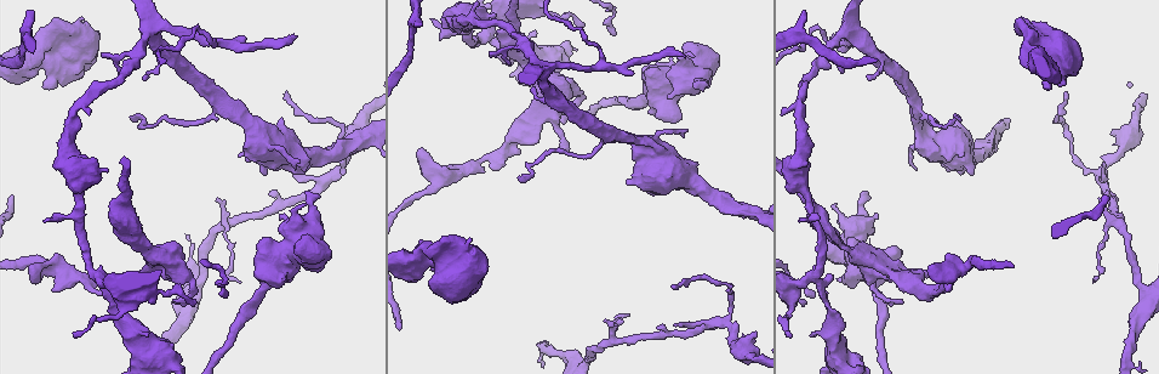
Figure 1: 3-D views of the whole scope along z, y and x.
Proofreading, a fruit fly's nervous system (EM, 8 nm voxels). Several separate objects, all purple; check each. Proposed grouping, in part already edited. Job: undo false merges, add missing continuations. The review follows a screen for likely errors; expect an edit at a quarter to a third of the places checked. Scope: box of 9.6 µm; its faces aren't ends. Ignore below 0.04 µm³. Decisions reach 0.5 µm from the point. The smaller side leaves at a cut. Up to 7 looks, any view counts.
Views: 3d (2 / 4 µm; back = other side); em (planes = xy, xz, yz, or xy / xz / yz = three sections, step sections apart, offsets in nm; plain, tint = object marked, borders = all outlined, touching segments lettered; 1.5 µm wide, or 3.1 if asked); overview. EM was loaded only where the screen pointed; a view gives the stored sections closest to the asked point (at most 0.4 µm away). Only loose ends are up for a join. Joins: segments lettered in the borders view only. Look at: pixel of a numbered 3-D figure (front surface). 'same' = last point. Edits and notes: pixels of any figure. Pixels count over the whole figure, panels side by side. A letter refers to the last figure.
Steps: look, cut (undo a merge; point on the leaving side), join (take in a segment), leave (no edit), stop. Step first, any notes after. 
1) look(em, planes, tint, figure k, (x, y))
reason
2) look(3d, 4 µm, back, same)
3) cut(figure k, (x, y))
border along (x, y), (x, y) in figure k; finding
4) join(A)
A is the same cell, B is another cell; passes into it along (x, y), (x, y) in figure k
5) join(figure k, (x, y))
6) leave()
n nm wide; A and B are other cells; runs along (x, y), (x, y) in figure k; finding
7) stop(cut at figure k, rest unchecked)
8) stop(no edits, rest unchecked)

look(3d, 2 µm, figure 1, (42, 88))
free end

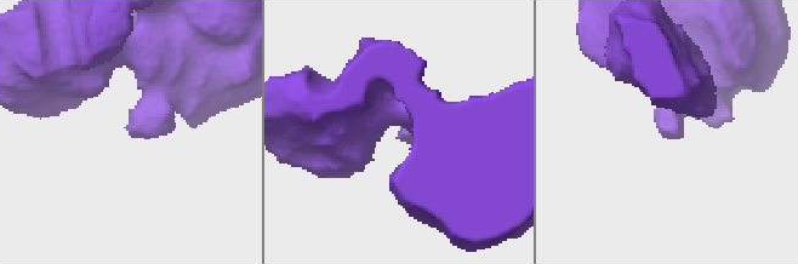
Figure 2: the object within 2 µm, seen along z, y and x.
look(em, planes, borders, figure 2, (678, 131))

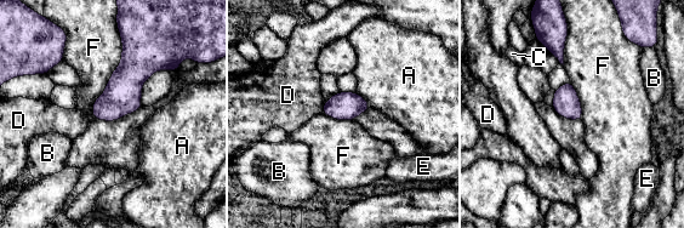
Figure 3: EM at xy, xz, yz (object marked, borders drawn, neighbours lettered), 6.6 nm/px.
leave()
180 nm wide; A, B, C, D, E and F are other cells; border along (119, 29), (121, 61), (93, 118) in figure 3; none of them fits

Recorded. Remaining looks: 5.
look(3d, 4 µm, figure 1, (814, 278))
three-way junction

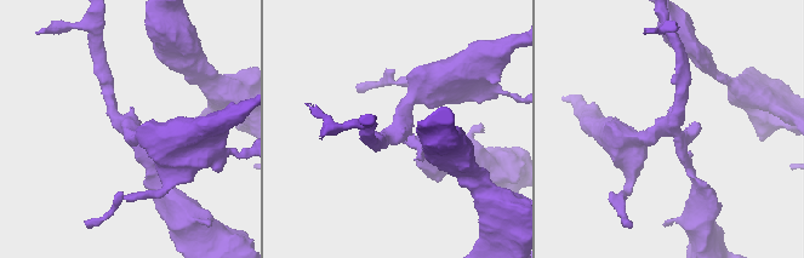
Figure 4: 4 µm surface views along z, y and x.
look(em, planes, borders, figure 4, (672, 122))
3 arms; need the tissue

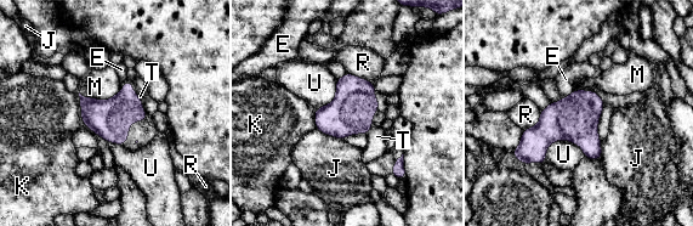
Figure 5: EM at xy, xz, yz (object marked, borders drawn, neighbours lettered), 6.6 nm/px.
leave()
260 nm wide; M touches over 280 nm; E, J, K, M, R, T and U are other cells; one neuron here

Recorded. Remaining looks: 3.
look(em, xz, step 4, tint, figure 1, (481, 160))
thin neck

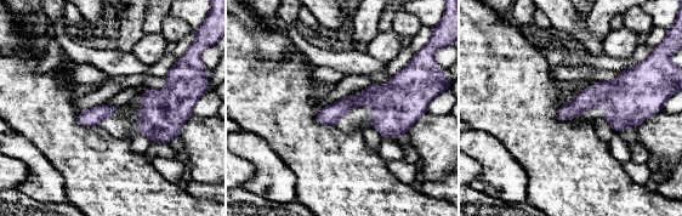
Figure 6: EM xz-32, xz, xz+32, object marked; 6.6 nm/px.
look(em, planes, borders, same)

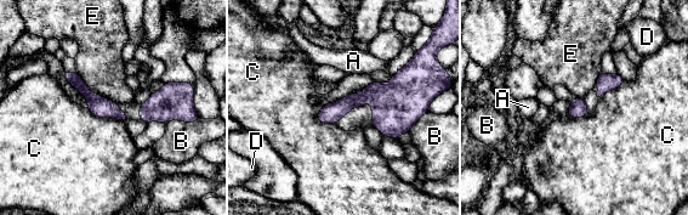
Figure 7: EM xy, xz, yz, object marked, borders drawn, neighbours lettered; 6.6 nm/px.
leave()
A, B, C, D and E are other cells; continuous, no second neuron

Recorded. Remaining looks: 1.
stop(no edits, rest unchecked)

